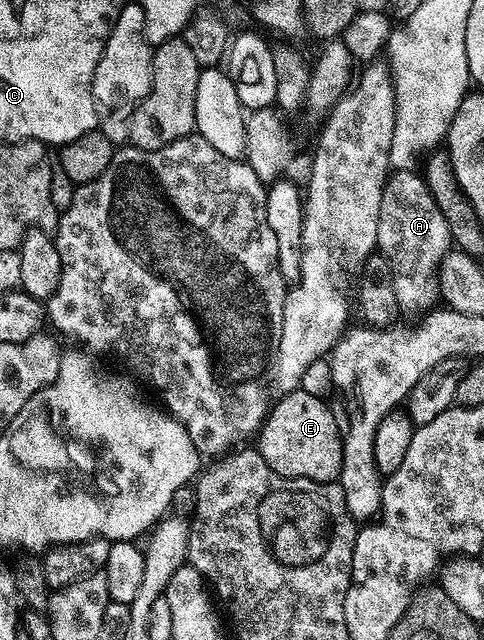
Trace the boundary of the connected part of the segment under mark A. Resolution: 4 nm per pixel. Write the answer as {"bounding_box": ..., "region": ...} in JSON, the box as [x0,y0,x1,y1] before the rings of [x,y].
{"bounding_box":[377,171,453,317],"region":[[[392,171],[381,192],[377,248],[391,266],[396,301],[404,317],[432,311],[441,300],[441,264],[453,248],[450,227],[424,177],[416,171]]]}

